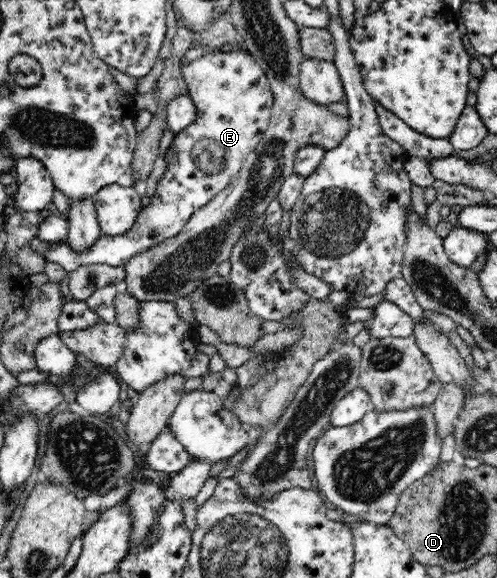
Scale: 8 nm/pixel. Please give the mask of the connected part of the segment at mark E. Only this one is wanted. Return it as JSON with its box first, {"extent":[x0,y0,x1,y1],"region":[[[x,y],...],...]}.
{"extent":[28,50,273,273],"region":[[[245,50],[196,56],[193,62],[181,68],[181,71],[189,86],[189,96],[197,104],[200,114],[195,124],[174,136],[173,140],[176,140],[174,150],[178,153],[178,160],[173,165],[167,165],[165,174],[151,199],[151,204],[141,209],[135,225],[125,234],[117,236],[103,234],[91,246],[80,251],[71,247],[67,242],[48,243],[38,236],[30,240],[28,245],[47,262],[59,264],[67,273],[89,264],[122,266],[136,254],[145,252],[181,232],[181,228],[184,228],[187,220],[193,216],[193,212],[213,200],[213,197],[219,194],[237,176],[238,172],[241,172],[243,160],[257,149],[261,136],[267,131],[272,120],[273,94],[269,89],[265,73],[262,68],[259,68],[253,55]]]}

